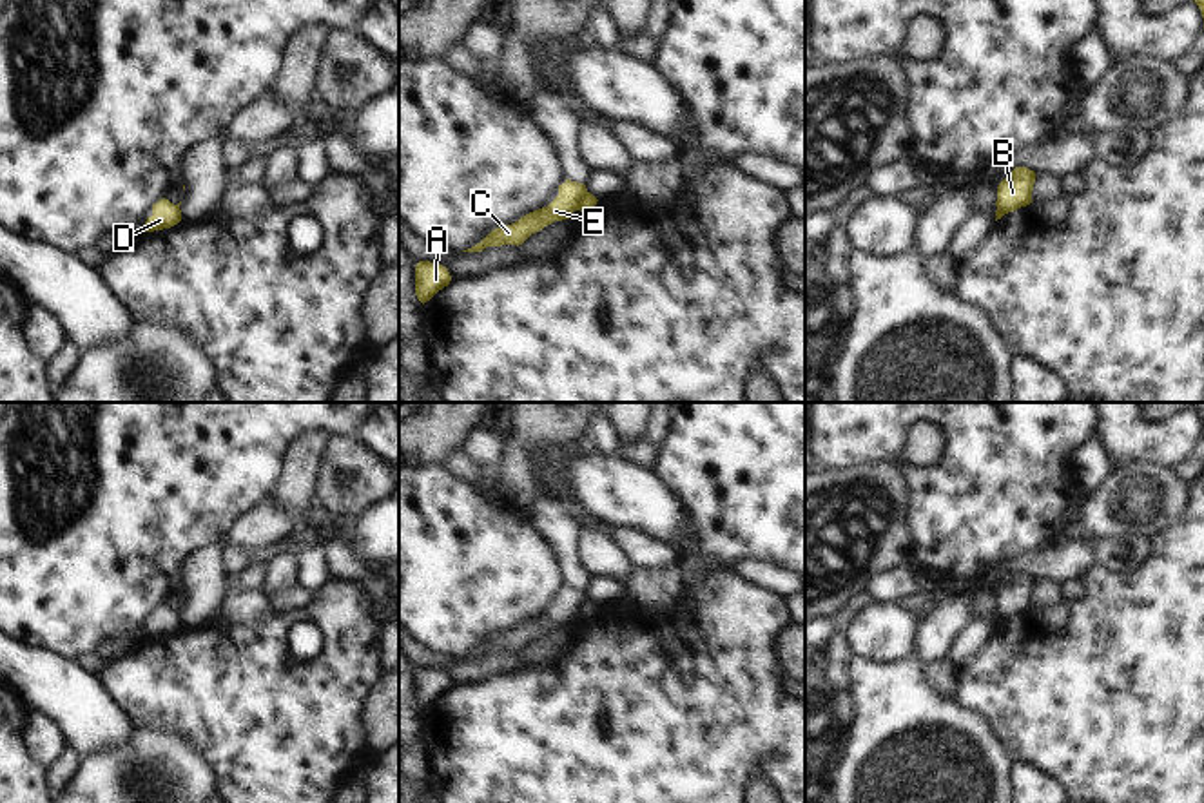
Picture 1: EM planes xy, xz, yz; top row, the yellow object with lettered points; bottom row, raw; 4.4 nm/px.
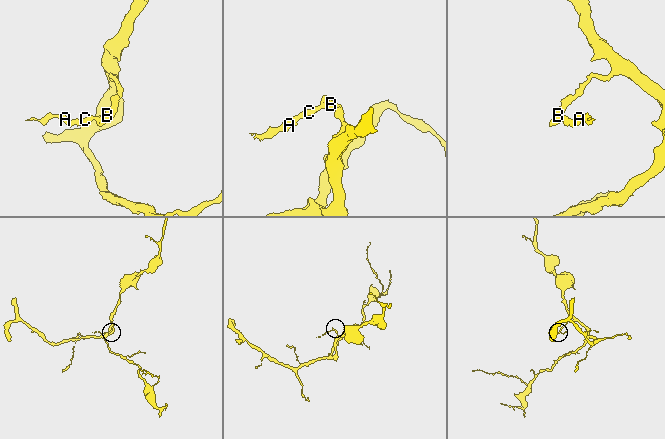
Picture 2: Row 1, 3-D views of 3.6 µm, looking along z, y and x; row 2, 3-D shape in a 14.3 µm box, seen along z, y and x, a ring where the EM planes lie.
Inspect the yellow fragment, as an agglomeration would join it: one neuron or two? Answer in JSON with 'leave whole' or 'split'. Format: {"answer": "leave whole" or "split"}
{"answer": "split"}

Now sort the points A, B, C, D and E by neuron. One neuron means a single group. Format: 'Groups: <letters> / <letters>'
Groups: A C D E / B.

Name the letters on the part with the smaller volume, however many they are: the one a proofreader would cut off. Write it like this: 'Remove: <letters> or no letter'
Remove: A, C, D, E

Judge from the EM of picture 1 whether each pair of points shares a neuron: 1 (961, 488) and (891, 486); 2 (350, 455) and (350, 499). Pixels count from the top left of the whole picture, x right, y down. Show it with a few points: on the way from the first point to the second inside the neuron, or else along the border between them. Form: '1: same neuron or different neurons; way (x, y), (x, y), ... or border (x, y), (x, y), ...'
1: different neurons; border (871, 463), (893, 463), (903, 475), (911, 528)
2: same neuron; way (350, 466), (350, 488)

